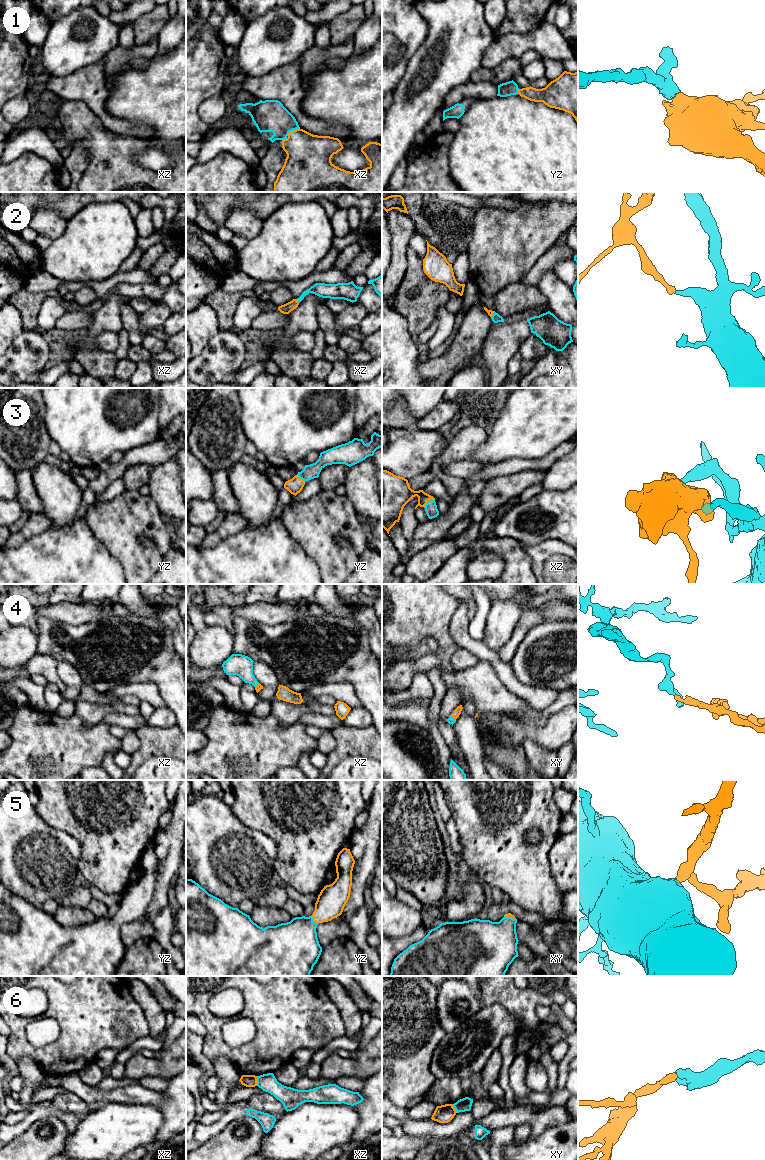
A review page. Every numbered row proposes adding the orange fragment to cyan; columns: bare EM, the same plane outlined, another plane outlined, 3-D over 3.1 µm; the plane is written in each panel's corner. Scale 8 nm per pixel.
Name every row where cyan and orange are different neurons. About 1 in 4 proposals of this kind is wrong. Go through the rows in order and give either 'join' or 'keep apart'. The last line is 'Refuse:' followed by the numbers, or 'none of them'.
1: join
2: join
3: join
4: join
5: join
6: keep apart
Refuse: 6

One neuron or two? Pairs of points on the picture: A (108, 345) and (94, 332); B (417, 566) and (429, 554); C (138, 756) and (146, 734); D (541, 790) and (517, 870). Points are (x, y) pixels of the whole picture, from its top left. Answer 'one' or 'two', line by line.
A: two
B: one
C: one
D: one

